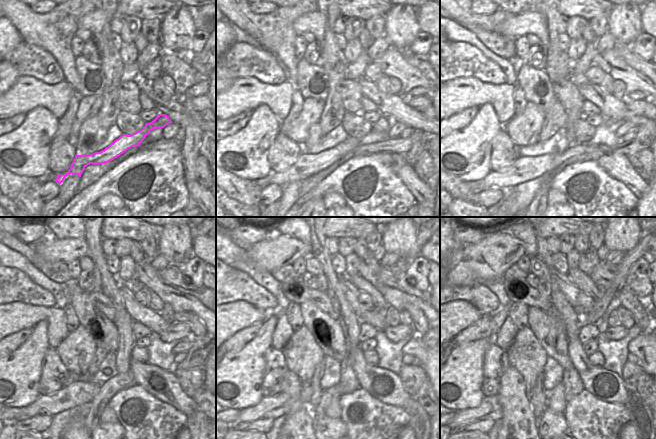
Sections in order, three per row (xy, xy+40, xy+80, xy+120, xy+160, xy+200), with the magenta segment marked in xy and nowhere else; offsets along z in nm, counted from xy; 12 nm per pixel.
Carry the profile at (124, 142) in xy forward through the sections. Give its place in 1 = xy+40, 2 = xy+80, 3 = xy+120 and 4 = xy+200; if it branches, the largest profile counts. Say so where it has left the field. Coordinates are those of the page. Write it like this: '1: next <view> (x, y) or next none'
1: next xy+40 (307, 165)
2: next xy+80 (525, 168)
3: next xy+120 (75, 394)
4: next xy+200 (490, 408)

